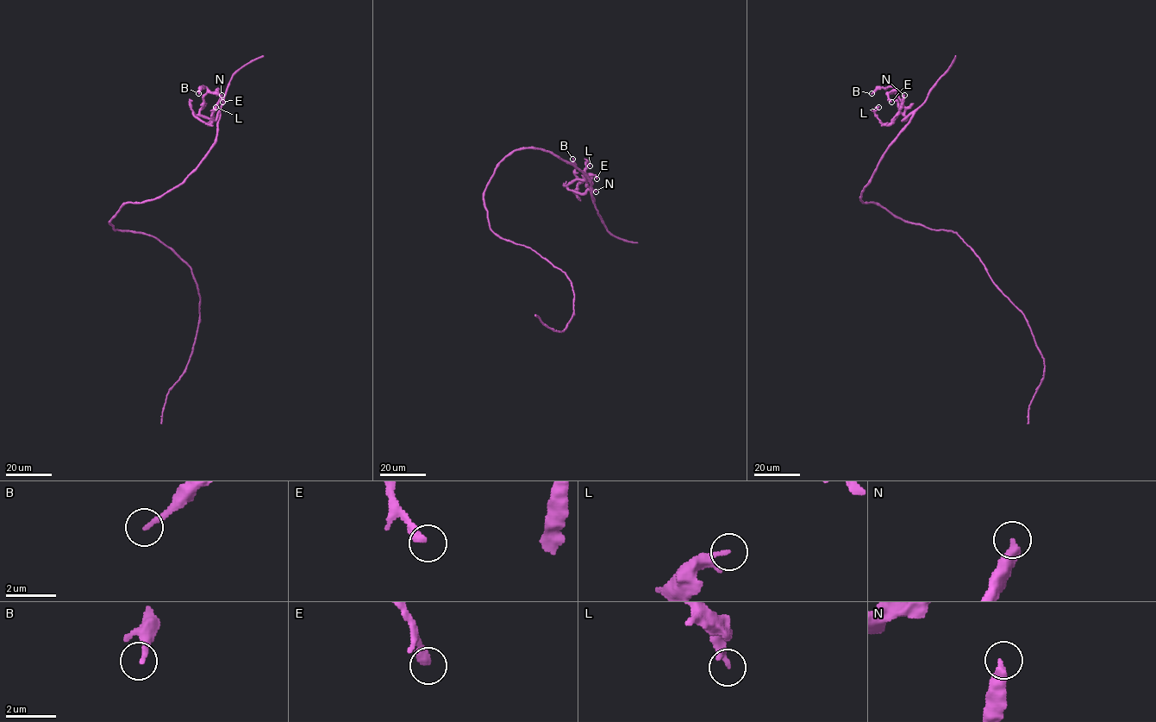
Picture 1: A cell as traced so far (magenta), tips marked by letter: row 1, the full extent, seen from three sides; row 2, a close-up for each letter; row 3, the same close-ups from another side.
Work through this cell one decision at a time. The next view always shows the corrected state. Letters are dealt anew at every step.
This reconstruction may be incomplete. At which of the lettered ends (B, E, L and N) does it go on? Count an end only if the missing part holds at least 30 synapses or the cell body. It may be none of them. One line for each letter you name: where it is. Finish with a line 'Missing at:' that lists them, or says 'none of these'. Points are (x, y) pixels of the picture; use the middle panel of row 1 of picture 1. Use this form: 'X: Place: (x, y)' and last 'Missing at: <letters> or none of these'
Missing at: none of these

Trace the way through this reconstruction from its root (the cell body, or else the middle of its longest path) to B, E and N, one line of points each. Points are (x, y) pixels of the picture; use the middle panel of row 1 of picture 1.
B: (485, 207), (497, 166), (526, 148), (575, 166), (593, 200), (588, 190), (573, 191), (581, 183), (572, 159)
E: (485, 207), (495, 170), (517, 150), (573, 165), (593, 200), (573, 191), (596, 178)
N: (485, 207), (497, 166), (526, 148), (575, 166), (593, 200), (588, 190), (570, 190), (582, 179), (596, 191)

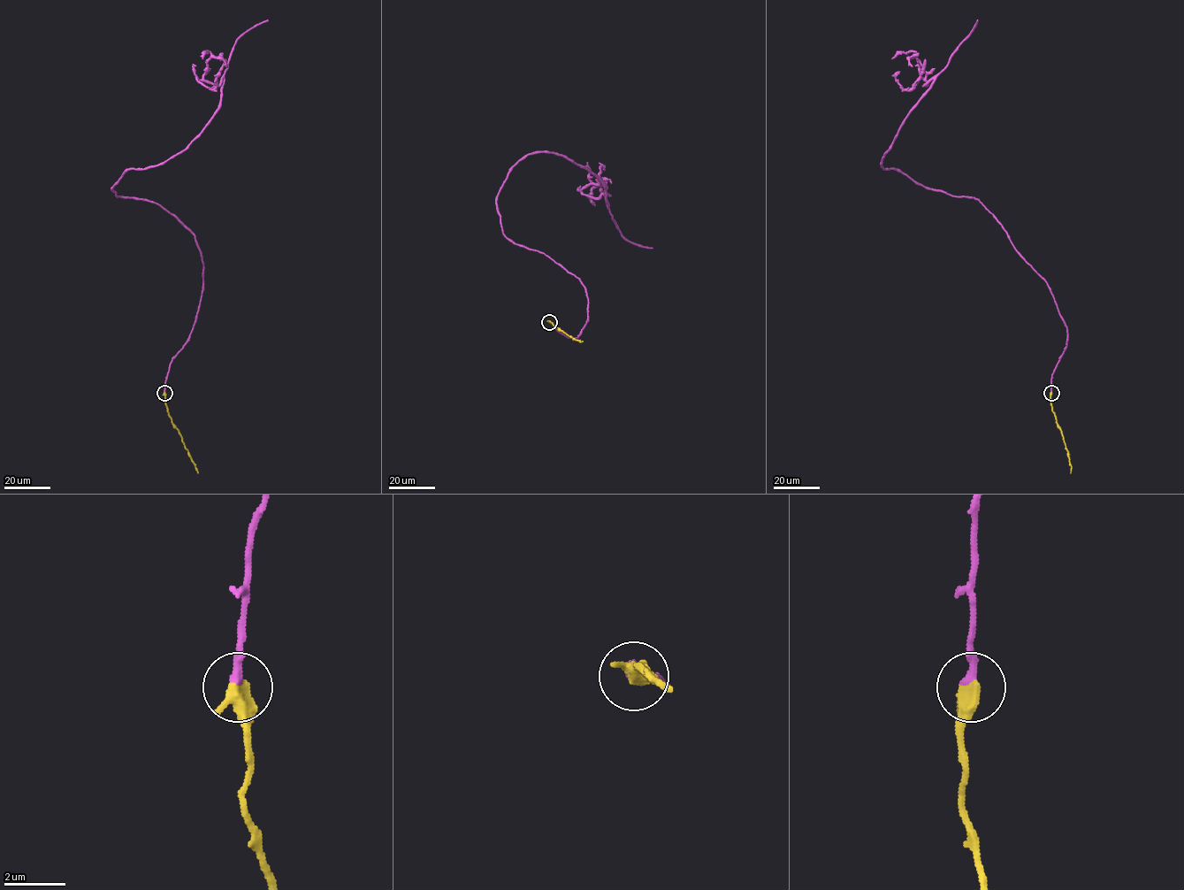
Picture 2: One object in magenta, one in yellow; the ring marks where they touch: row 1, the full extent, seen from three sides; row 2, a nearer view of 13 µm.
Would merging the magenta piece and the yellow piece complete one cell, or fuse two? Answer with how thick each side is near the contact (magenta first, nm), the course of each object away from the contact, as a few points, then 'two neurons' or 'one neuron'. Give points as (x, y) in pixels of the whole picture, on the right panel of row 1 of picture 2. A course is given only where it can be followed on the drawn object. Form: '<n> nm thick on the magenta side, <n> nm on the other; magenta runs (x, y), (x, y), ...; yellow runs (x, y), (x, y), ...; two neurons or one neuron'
320 nm thick on the magenta side, 600 nm on the other; magenta runs (1050, 393), (1067, 329), (1047, 283), (977, 199), (882, 166), (934, 80), (913, 88), (925, 59); yellow runs (1050, 393), (1052, 411), (1068, 452), (1070, 473); one neuron

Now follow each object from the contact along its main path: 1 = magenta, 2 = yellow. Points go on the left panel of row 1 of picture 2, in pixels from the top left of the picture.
1: (164, 393), (202, 253), (158, 204), (111, 188), (201, 133), (223, 80), (197, 80), (211, 88), (225, 59)
2: (164, 393), (173, 425), (198, 473)

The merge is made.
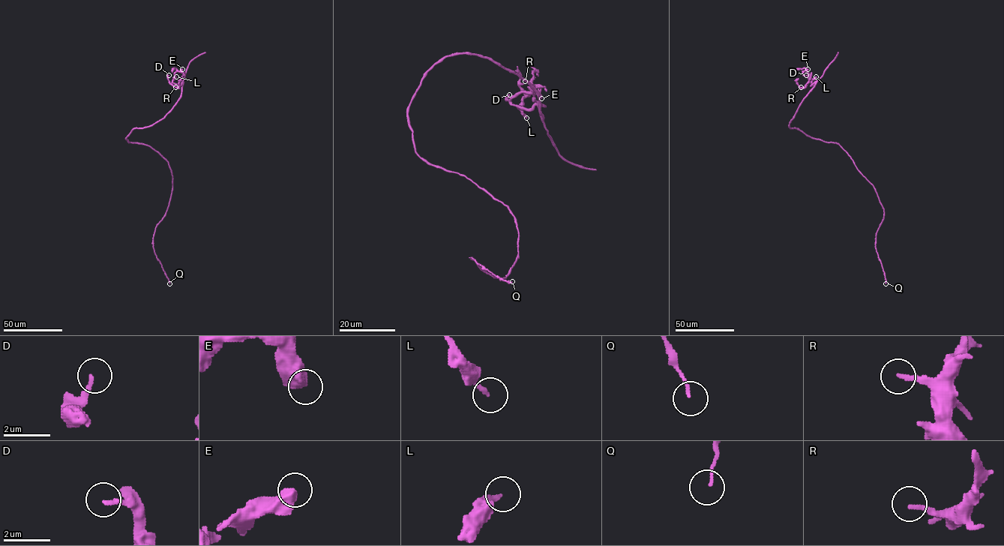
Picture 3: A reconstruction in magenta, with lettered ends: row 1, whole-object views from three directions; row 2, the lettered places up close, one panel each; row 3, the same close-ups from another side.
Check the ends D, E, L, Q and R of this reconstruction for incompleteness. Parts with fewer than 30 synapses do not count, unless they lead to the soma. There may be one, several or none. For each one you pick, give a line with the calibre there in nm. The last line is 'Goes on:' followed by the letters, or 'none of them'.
Goes on: none of them

